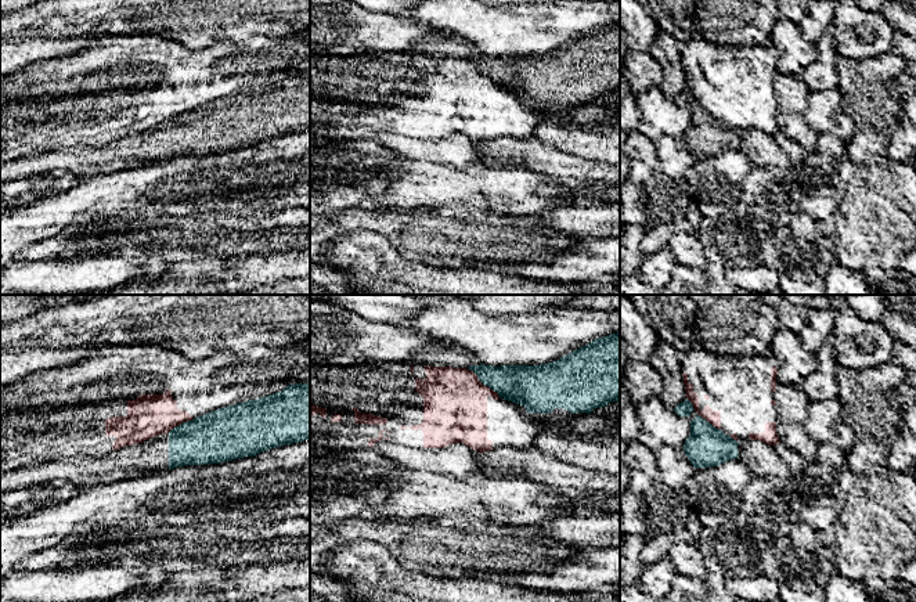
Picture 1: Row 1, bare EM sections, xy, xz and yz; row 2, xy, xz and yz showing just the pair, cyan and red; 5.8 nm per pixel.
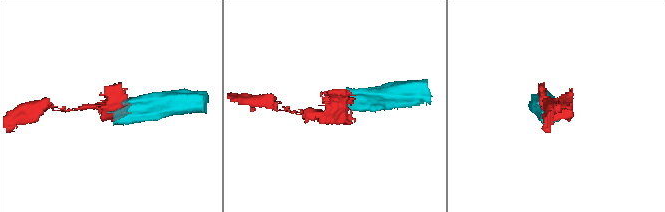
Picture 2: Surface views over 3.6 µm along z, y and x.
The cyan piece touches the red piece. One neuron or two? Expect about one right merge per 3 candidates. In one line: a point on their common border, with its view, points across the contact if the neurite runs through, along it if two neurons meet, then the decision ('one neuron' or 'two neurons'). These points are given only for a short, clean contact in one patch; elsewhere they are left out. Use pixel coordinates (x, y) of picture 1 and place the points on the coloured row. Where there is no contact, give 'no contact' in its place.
meets cyan in xz at (483, 384); two neurons

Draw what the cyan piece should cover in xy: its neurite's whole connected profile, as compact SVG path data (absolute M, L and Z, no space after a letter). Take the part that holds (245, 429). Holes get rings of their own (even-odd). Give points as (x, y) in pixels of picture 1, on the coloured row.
M310 383L288 385L281 392L214 410L169 433L102 457L40 461L7 471L0 473L0 493L50 482L84 489L177 466L253 457L304 440L310 440Z

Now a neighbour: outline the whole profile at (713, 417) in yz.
M700 346L679 354L686 399L695 411L736 441L760 440L776 446L776 357L771 356L718 356Z

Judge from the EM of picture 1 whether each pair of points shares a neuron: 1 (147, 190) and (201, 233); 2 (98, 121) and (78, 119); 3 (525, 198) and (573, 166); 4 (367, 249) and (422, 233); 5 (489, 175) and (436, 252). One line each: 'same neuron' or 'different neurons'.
1: different neurons
2: different neurons
3: different neurons
4: different neurons
5: different neurons

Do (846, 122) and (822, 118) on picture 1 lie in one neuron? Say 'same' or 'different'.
same

